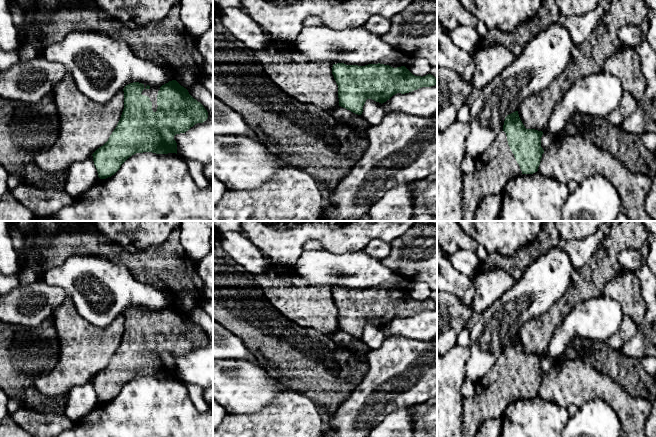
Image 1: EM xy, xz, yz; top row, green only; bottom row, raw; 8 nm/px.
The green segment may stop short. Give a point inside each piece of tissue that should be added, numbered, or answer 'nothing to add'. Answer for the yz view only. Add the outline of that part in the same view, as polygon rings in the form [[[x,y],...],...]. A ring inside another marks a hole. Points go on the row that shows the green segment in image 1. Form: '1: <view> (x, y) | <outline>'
1: yz (497, 165) | [[[502,130],[494,143],[475,159],[474,171],[463,177],[462,221],[474,221],[482,199],[502,193],[508,181],[521,174],[520,166],[508,145],[506,133]]]

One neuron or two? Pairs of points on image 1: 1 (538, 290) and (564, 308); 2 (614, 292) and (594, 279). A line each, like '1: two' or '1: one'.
1: two
2: two

